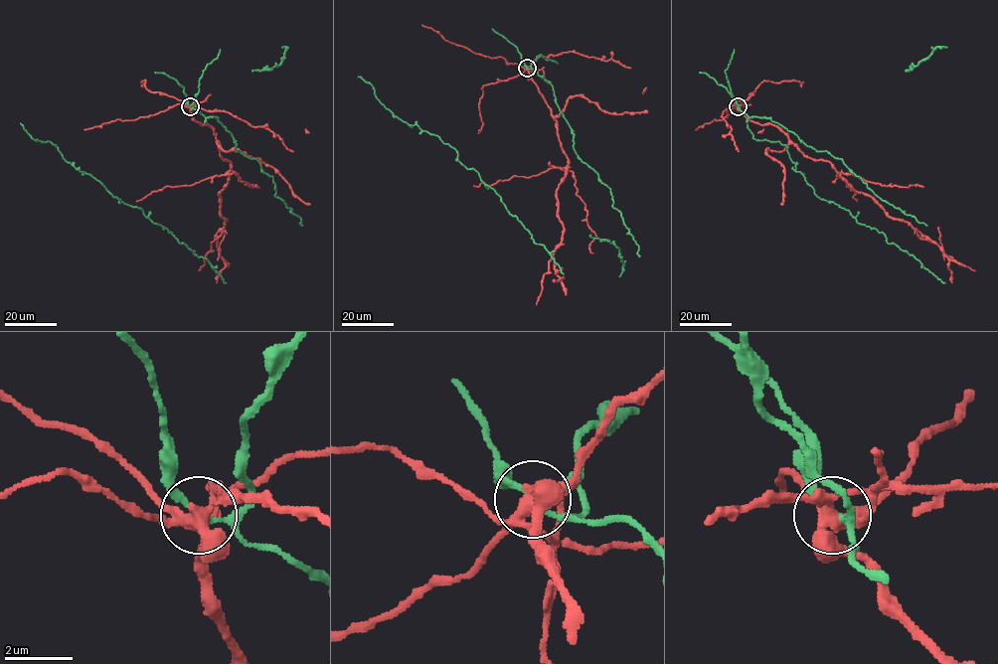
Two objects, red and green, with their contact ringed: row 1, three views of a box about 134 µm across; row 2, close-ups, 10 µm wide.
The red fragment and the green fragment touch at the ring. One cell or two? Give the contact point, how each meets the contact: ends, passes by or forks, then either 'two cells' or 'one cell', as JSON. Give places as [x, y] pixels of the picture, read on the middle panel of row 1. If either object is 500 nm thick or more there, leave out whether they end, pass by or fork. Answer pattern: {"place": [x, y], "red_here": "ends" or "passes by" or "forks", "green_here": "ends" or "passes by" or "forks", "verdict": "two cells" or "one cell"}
{"place": [527, 68], "red_here": "forks", "green_here": "passes by", "verdict": "two cells"}

